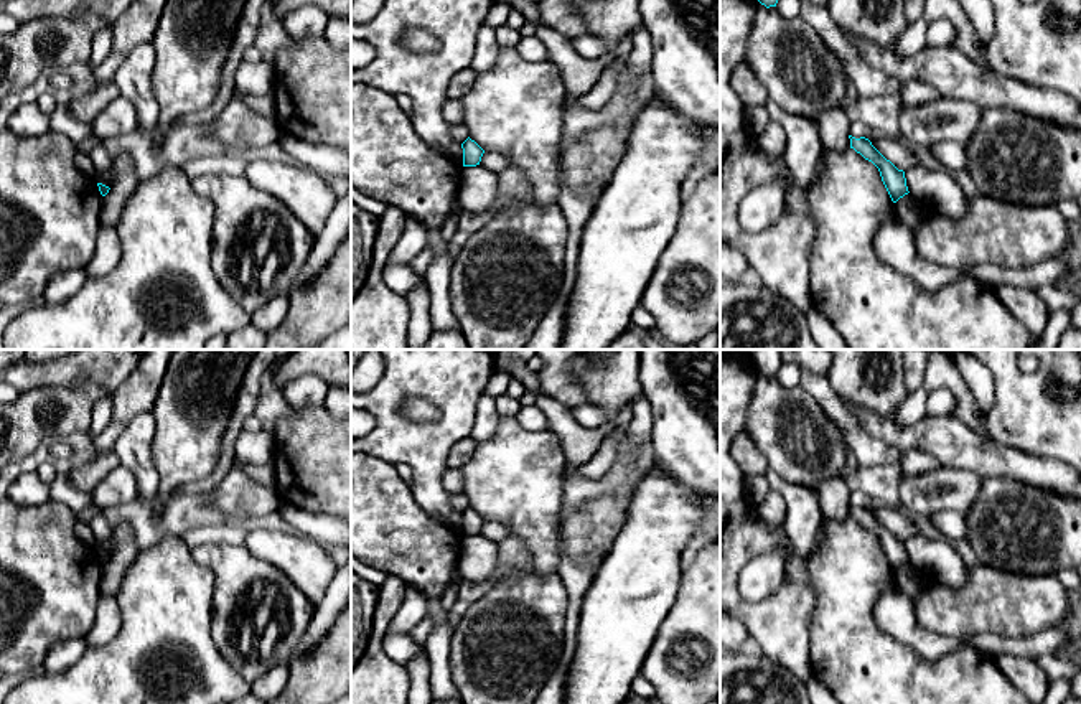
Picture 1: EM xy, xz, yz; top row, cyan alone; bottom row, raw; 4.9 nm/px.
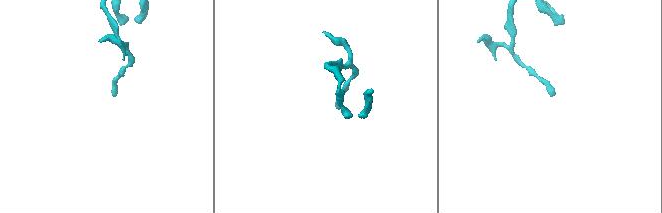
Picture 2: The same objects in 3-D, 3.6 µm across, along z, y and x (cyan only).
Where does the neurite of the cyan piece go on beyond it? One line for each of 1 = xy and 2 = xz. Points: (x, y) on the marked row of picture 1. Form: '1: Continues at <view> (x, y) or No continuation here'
1: No continuation here
2: No continuation here

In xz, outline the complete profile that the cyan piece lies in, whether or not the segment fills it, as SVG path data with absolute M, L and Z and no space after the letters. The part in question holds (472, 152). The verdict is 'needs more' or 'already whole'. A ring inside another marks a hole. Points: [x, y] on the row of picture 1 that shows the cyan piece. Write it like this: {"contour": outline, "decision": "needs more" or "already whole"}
{"contour": "M470 137L461 143L463 167L476 167L481 162L484 150Z", "decision": "already whole"}

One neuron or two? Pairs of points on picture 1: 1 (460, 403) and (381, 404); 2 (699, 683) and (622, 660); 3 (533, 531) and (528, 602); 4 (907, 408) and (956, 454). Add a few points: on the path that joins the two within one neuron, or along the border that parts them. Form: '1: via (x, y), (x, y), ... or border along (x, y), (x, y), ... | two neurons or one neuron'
1: via (440, 386), (401, 386) | one neuron
2: border along (658, 630), (638, 673) | two neurons
3: border along (528, 566), (538, 574), (556, 574) | two neurons
4: border along (925, 414), (908, 426), (902, 426), (893, 416) | two neurons

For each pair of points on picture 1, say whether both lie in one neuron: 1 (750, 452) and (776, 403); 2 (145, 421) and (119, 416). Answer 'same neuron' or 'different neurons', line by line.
1: different neurons
2: different neurons

